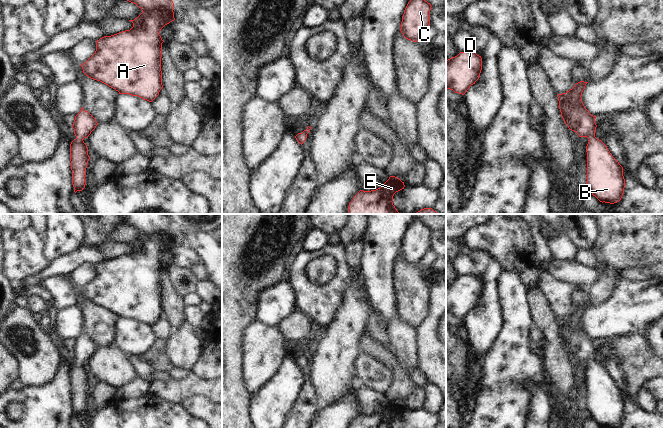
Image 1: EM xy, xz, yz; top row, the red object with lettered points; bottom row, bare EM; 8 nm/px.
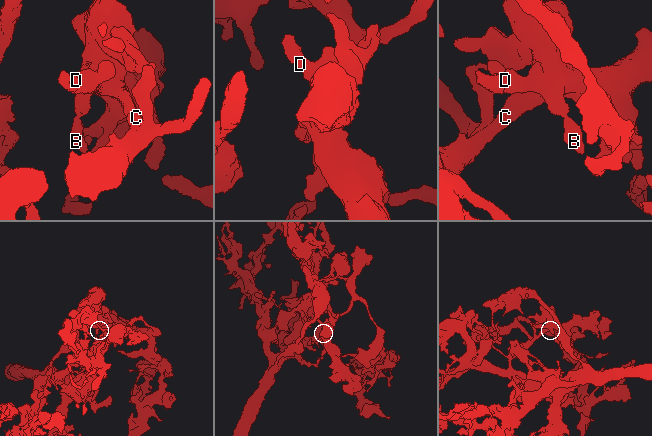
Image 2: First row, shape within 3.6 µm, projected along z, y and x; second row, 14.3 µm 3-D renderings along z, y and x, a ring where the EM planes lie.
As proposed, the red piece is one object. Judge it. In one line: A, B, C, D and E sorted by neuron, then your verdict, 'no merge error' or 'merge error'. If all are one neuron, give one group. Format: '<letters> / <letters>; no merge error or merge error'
A B C D E; no merge error

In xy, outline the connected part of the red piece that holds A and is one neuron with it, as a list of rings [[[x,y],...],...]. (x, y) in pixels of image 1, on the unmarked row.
[[[124,214],[125,224],[136,228],[142,237],[134,244],[130,254],[96,265],[95,277],[81,291],[83,297],[91,303],[100,305],[115,313],[119,318],[138,320],[152,326],[163,312],[161,281],[161,253],[174,245],[174,227],[167,214]]]

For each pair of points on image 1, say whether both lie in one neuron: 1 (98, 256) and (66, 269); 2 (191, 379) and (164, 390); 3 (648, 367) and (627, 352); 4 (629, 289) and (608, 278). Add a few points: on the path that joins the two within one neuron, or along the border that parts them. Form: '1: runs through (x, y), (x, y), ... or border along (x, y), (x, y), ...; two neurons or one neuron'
1: runs through (90, 256), (79, 256), (74, 261); one neuron
2: runs through (184, 386), (180, 390), (171, 390); one neuron
3: runs through (643, 363), (632, 352); one neuron
4: border along (621, 278), (615, 284), (612, 294), (605, 303); two neurons

